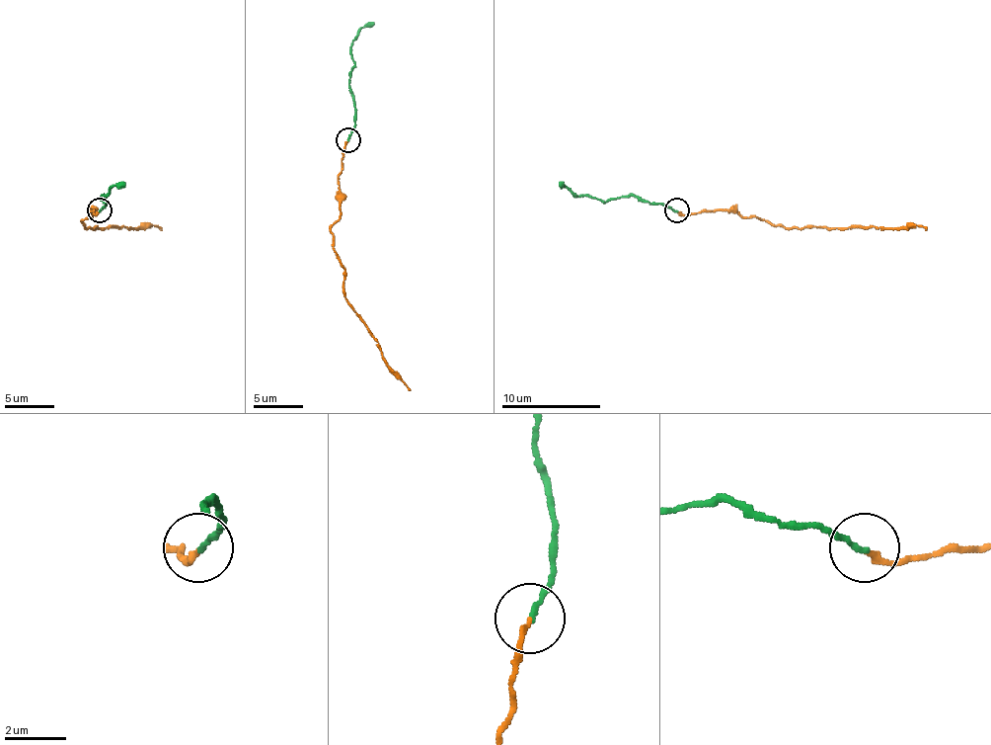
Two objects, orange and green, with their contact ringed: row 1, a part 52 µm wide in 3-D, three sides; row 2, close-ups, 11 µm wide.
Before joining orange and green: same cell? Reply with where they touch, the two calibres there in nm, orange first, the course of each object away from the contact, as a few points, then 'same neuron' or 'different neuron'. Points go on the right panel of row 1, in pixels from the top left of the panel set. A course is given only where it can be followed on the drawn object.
place (676, 210); calibres 190 and 170 nm; course orange (675, 210), (685, 215), (713, 210), (754, 215), (787, 228), (922, 225), (927, 230); course green (675, 210), (660, 204), (639, 202), (634, 197), (602, 202), (579, 197), (560, 182); different neuron

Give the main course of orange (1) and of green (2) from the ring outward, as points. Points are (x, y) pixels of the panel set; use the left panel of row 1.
1: (100, 210), (95, 215), (90, 210), (92, 215), (82, 220), (87, 228), (156, 225), (161, 230)
2: (100, 210), (107, 204), (102, 197), (124, 182)

